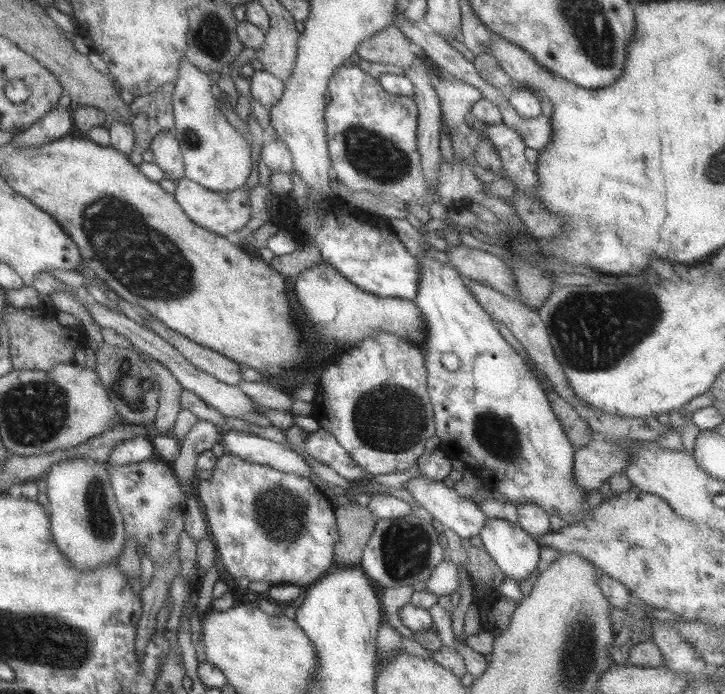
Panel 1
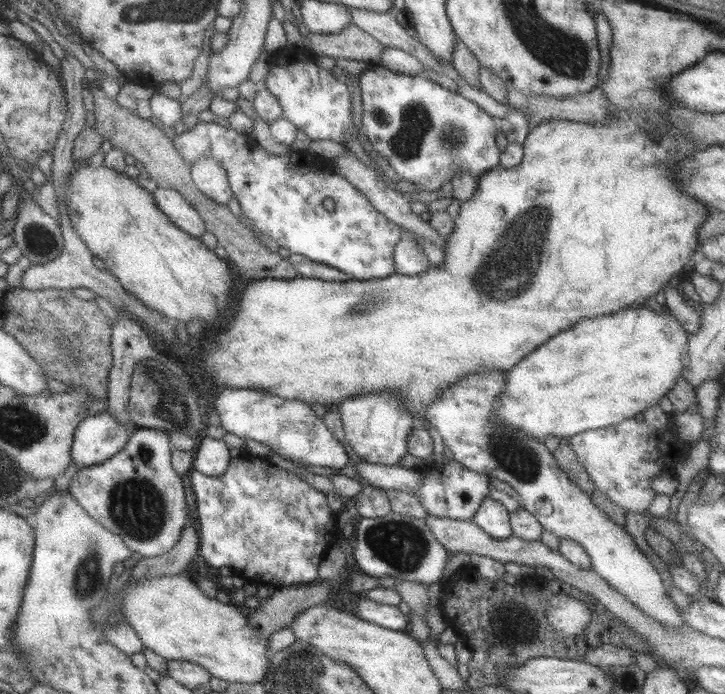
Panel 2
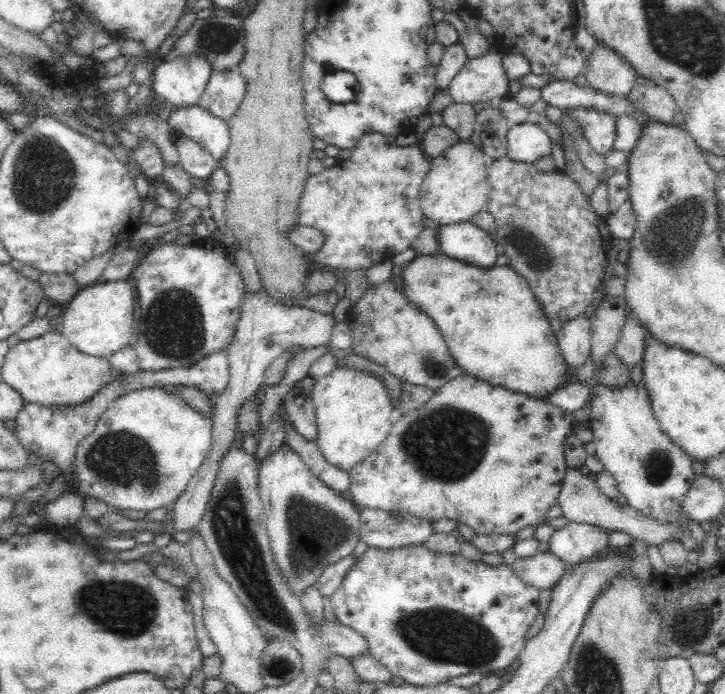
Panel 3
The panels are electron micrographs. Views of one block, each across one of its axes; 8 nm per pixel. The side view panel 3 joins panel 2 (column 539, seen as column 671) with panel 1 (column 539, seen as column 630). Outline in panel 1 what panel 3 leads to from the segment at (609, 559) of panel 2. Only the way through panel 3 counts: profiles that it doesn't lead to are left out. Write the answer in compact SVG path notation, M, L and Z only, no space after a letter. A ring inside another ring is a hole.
M425 251L416 258L418 283L413 303L423 318L427 336L420 349L427 371L426 385L433 409L435 436L440 442L438 448L449 459L475 470L482 479L483 488L501 494L507 503L540 506L549 517L561 518L565 527L582 522L592 515L594 508L585 509L589 492L579 487L572 475L574 448L552 411L539 380L499 335L490 315L471 296L464 278L453 267L441 264ZM445 352L455 354L459 360L459 366L453 371L441 364Z

